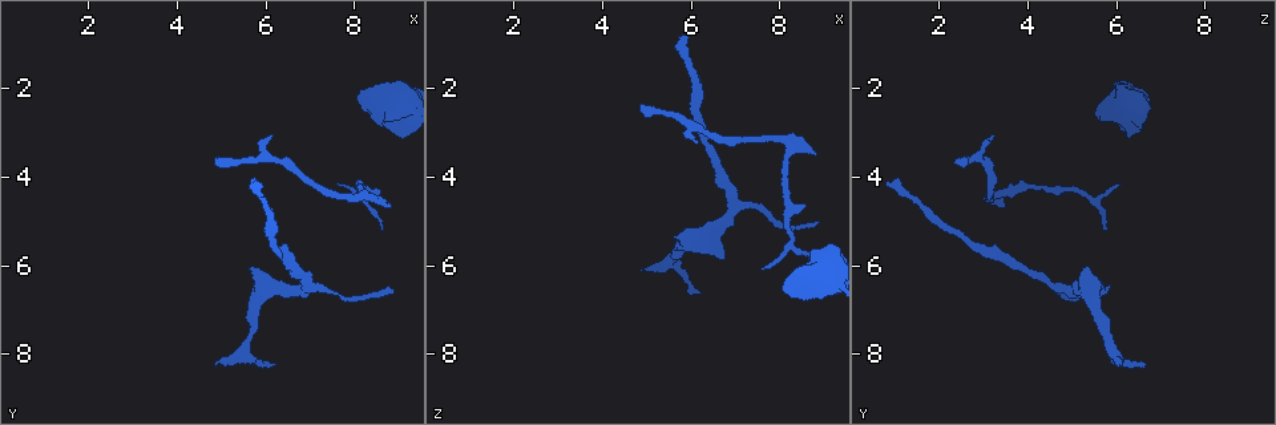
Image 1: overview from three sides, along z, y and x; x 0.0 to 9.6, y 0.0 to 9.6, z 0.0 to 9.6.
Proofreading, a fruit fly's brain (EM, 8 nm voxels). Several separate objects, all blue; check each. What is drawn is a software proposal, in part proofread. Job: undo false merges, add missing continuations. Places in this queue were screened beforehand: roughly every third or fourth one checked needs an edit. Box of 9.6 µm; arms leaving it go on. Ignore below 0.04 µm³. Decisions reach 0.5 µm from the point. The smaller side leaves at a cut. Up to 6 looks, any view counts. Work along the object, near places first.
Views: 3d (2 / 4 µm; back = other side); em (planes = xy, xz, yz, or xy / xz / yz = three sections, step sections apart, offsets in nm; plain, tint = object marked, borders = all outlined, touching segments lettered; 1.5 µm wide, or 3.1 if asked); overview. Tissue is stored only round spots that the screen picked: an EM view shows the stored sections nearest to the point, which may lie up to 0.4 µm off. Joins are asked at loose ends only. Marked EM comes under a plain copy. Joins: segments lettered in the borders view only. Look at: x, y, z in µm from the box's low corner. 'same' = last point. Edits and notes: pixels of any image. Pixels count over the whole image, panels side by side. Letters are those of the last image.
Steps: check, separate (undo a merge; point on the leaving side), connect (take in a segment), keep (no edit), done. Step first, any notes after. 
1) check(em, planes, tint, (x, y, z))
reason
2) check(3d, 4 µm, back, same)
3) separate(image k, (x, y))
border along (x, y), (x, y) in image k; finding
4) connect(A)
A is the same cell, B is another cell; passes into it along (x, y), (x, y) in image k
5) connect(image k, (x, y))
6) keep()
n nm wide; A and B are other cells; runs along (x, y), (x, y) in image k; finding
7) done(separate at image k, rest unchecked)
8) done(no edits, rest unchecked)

check(em, planes, borders, (8.85, 4.65, 3.45))
an open end

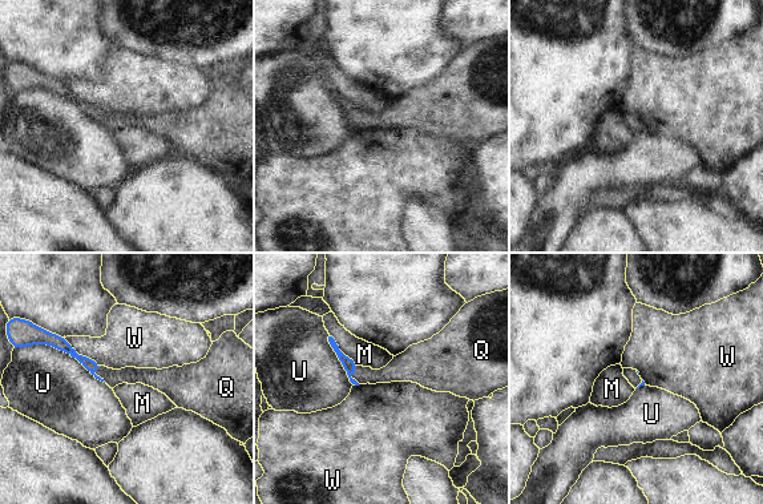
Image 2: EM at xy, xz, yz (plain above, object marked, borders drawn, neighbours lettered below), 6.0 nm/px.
connect(Q)
Q is the same cell, M, U and W are other cells; the neuron continues

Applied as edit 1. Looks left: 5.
check(overview)

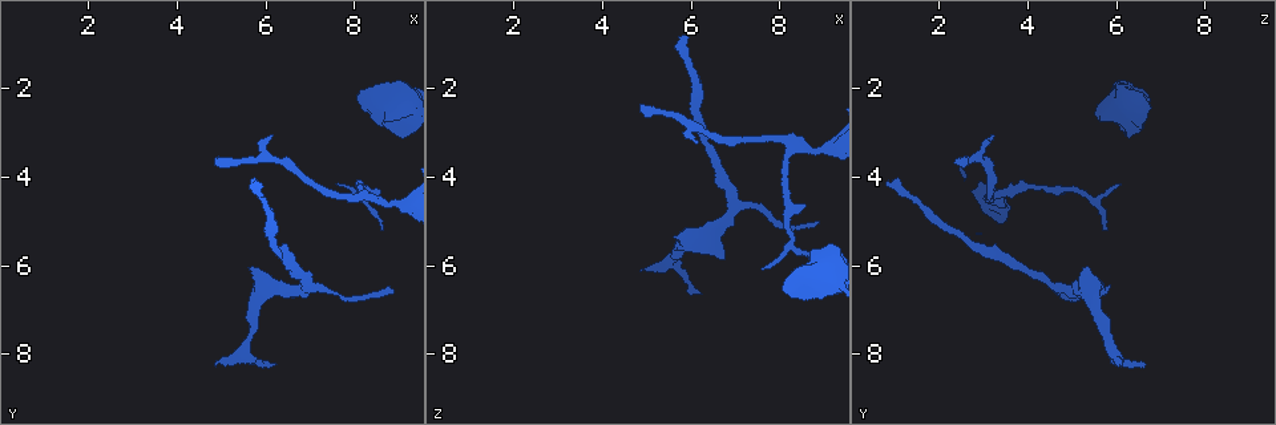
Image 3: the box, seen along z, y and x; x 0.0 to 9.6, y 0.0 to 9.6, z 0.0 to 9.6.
check(3d, 2 µm, (6.25, 8.25, 6.70))
thin end

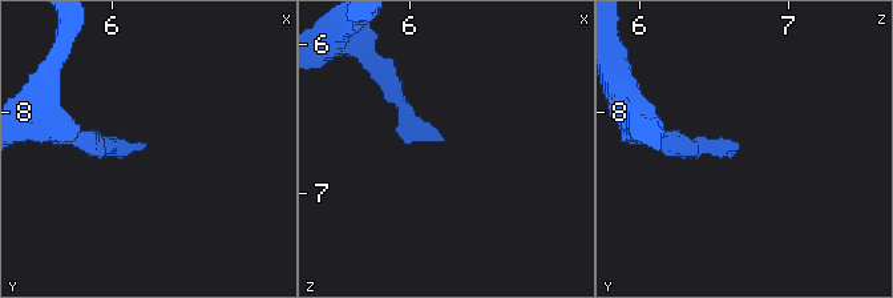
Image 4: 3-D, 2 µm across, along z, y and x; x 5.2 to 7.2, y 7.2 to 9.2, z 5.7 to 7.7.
check(em, yz, step 8, borders, (6.22, 8.24, 6.66))

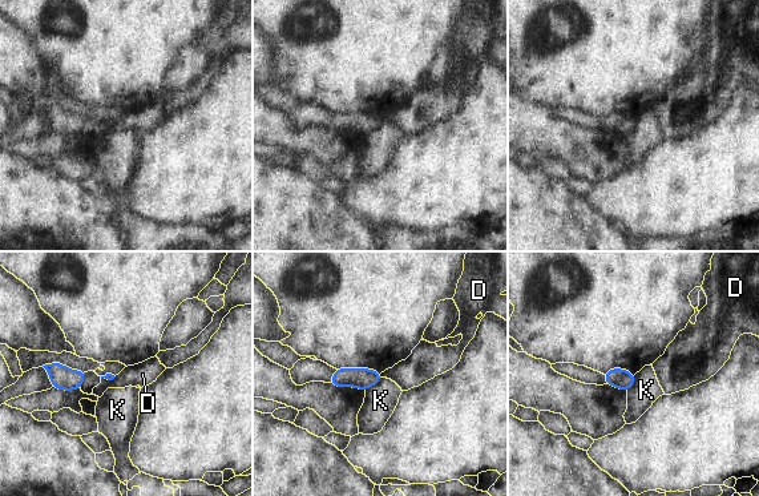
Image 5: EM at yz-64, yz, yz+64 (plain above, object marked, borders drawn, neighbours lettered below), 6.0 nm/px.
check(em, planes, borders, same)
cut it another way

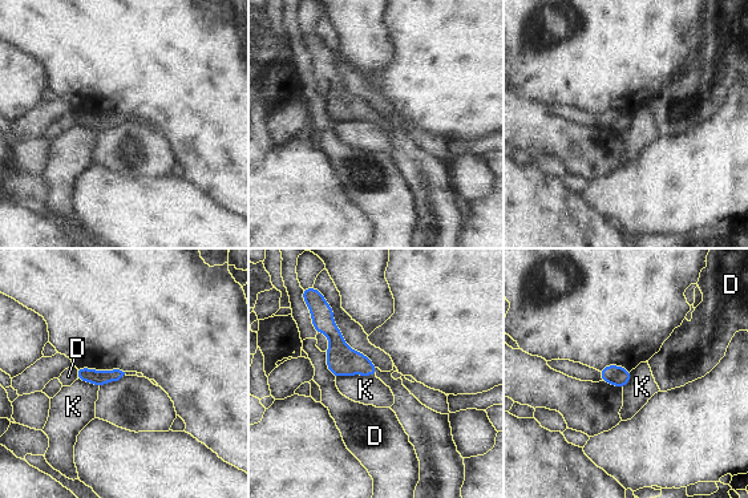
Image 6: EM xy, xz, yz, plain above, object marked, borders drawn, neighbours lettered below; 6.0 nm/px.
keep()
100 nm wide; D and K are other cells; none of them fits

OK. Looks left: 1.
done(connect at image 2, rest unchecked)

